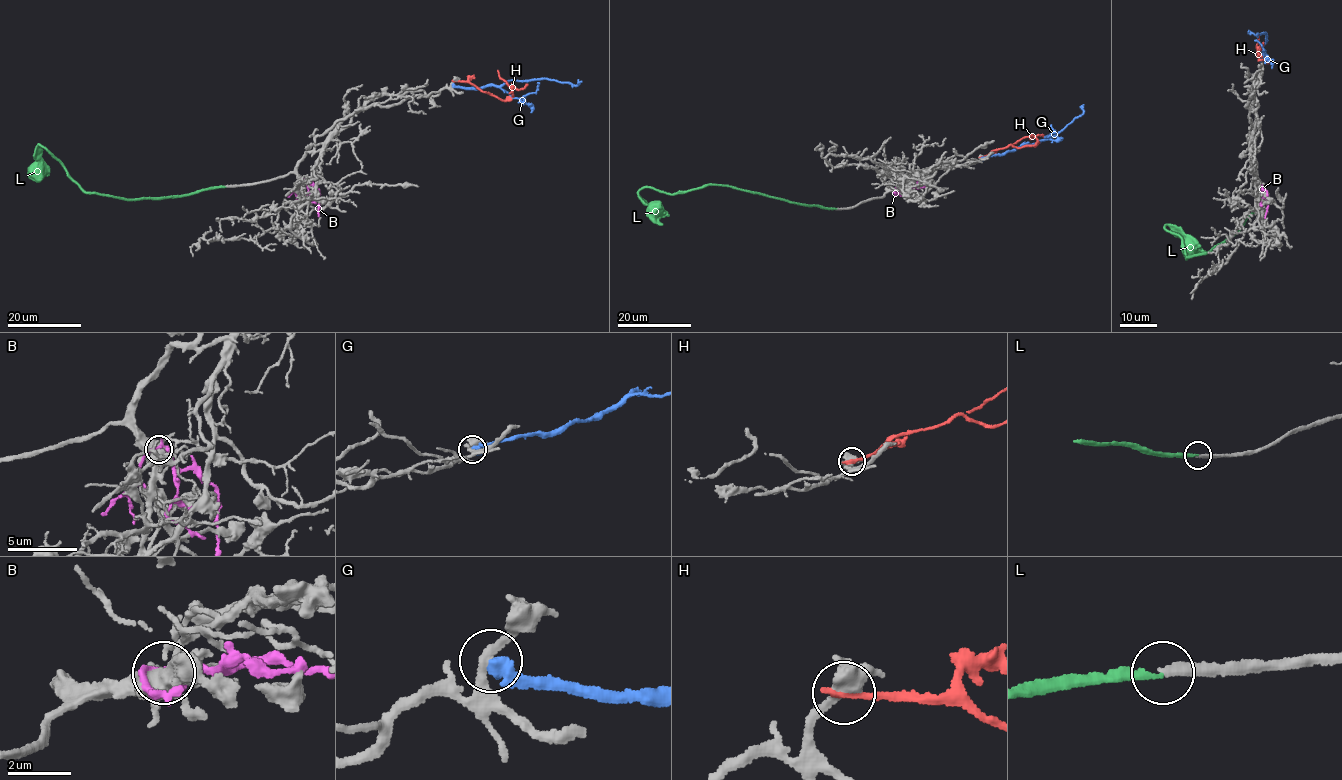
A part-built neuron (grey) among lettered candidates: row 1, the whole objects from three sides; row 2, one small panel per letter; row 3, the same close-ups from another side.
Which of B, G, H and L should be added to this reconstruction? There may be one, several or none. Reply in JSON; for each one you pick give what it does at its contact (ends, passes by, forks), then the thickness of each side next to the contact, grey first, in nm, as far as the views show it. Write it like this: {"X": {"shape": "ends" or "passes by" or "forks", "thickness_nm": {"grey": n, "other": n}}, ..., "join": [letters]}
{"L": {"shape": "ends", "thickness_nm": {"grey": 240, "other": 190}}, "join": ["L"]}

